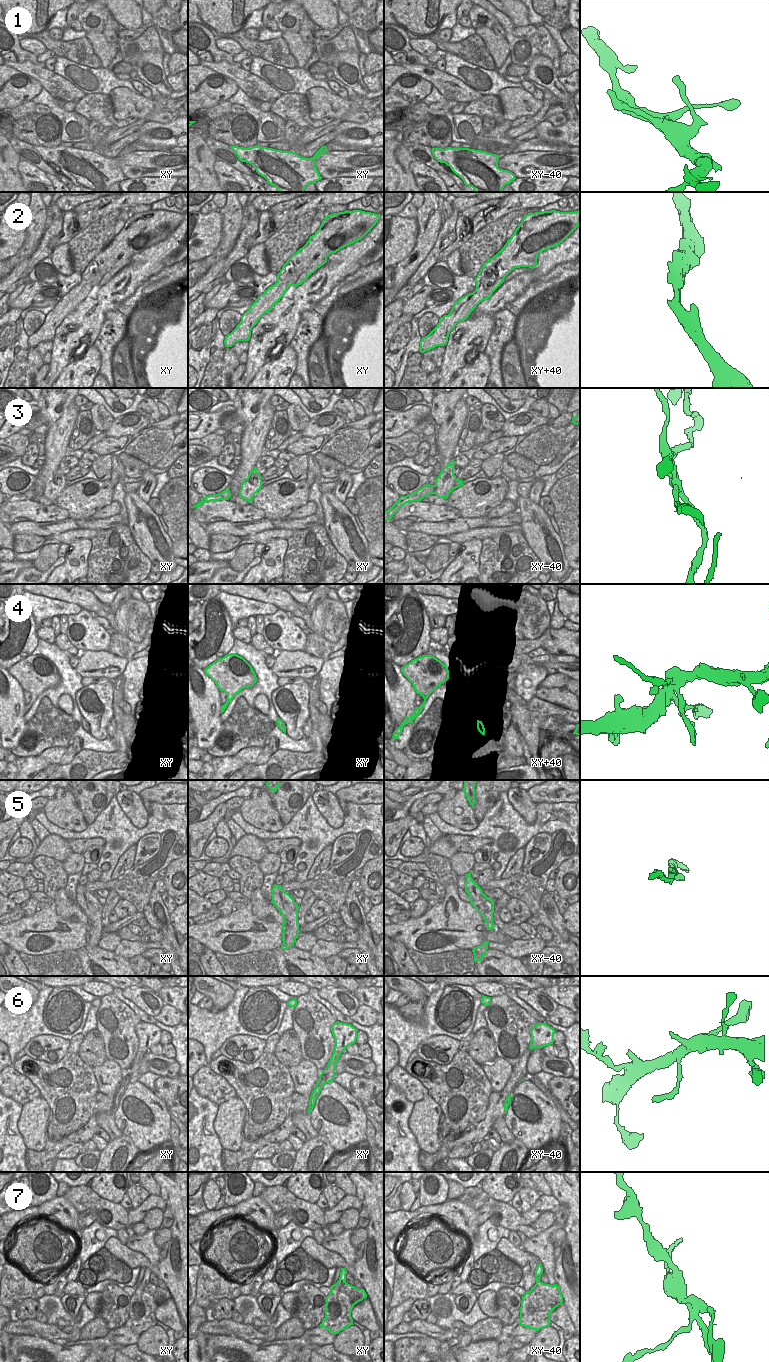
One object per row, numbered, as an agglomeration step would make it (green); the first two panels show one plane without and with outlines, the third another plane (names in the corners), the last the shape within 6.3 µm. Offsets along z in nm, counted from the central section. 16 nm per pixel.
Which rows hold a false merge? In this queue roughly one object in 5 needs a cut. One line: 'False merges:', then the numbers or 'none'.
False merges: 1, 3, 7

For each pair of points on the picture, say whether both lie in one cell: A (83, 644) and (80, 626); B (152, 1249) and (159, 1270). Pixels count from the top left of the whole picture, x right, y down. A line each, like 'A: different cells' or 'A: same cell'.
A: same cell
B: different cells

